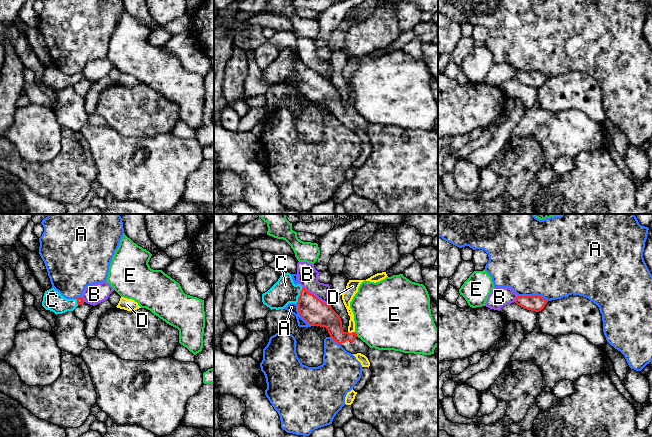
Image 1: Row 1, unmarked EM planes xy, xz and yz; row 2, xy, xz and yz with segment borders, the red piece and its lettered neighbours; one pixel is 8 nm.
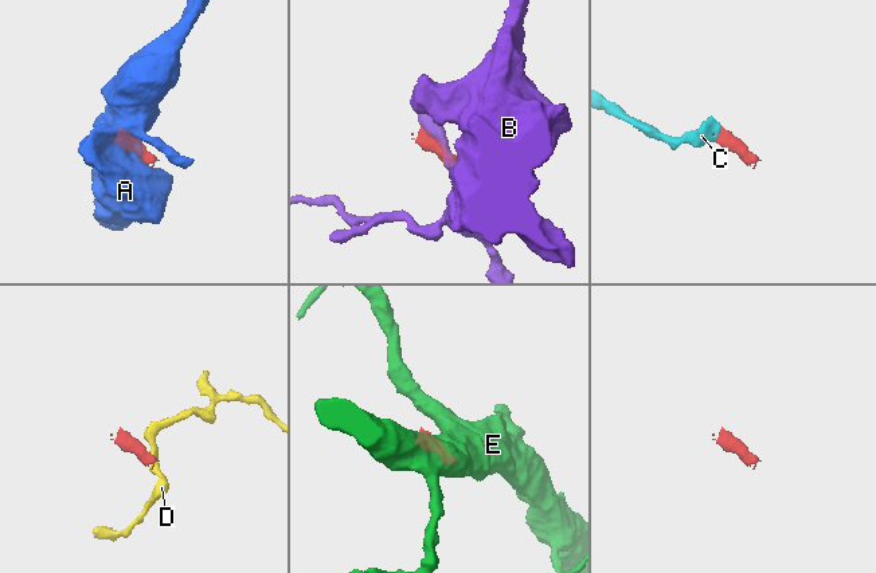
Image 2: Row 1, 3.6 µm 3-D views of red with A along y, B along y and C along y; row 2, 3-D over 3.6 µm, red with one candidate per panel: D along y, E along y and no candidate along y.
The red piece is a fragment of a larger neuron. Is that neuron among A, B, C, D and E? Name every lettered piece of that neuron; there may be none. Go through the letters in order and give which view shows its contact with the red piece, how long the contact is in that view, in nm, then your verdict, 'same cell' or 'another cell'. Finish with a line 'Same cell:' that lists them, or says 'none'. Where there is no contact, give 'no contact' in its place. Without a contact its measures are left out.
A: yz | 240 nm | another cell
B: xz | 240 nm | another cell
C: xz | 130 nm | same cell
D: xz | 60 nm | another cell
E: xz | 50 nm | another cell
Same cell: C

